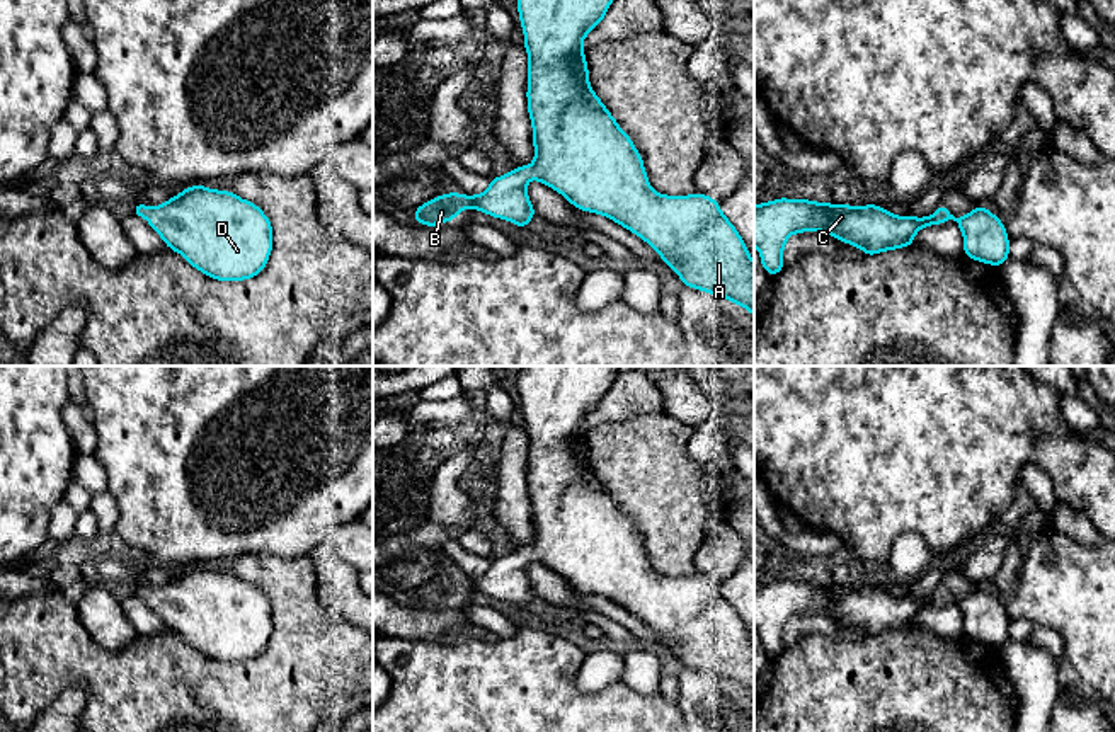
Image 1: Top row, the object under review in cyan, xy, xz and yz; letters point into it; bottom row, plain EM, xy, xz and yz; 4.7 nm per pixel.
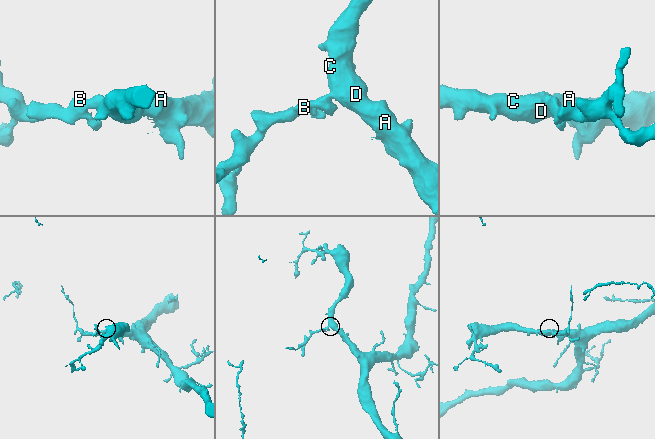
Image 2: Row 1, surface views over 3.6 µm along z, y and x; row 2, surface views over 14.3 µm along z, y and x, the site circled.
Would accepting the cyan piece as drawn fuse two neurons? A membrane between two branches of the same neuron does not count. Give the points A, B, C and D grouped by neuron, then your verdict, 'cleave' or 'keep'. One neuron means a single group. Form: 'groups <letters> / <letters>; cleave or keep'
groups A B C D; keep

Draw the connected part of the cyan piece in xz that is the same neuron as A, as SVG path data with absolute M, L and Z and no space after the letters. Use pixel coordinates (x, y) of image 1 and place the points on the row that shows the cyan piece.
M516 0L529 60L526 100L533 128L533 163L492 177L482 194L455 191L426 201L412 211L415 223L439 226L470 208L526 228L536 216L526 191L535 179L579 211L606 216L647 242L683 286L730 300L754 317L754 260L720 203L701 192L667 196L654 191L633 140L621 131L591 87L582 41L604 20L611 3L613 0Z

